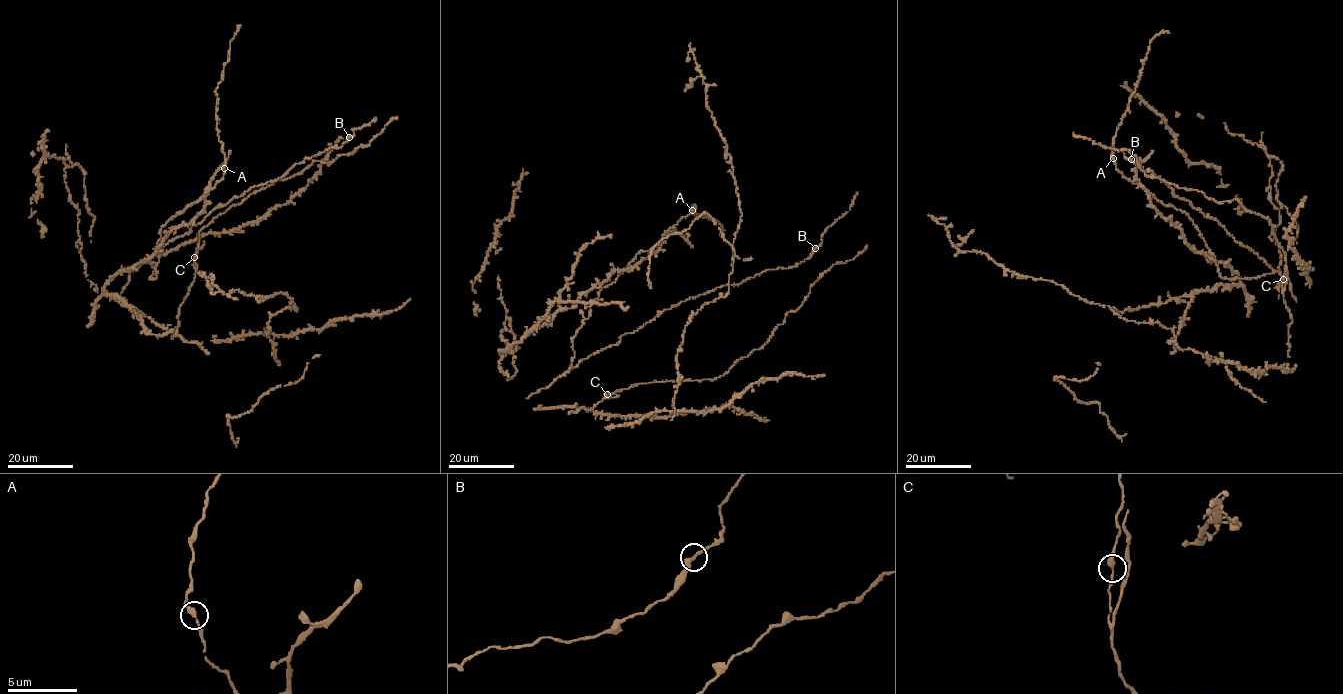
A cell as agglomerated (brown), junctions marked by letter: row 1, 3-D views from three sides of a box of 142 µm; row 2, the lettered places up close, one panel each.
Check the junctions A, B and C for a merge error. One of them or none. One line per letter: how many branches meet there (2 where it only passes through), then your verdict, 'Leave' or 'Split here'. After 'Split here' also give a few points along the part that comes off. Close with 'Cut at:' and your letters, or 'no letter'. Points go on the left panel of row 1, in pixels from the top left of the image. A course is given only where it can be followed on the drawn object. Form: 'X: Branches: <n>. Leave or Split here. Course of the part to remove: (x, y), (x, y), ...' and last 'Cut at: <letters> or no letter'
A: Branches: 2. Leave
B: Branches: 2. Leave
C: Branches: 2. Leave
Cut at: no letter

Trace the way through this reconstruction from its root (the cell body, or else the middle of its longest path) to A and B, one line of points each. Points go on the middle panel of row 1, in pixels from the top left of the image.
A: (735, 285), (661, 312), (564, 374), (575, 354), (573, 337), (599, 292), (692, 210)
B: (735, 285), (767, 269), (791, 268), (807, 258), (815, 248)

